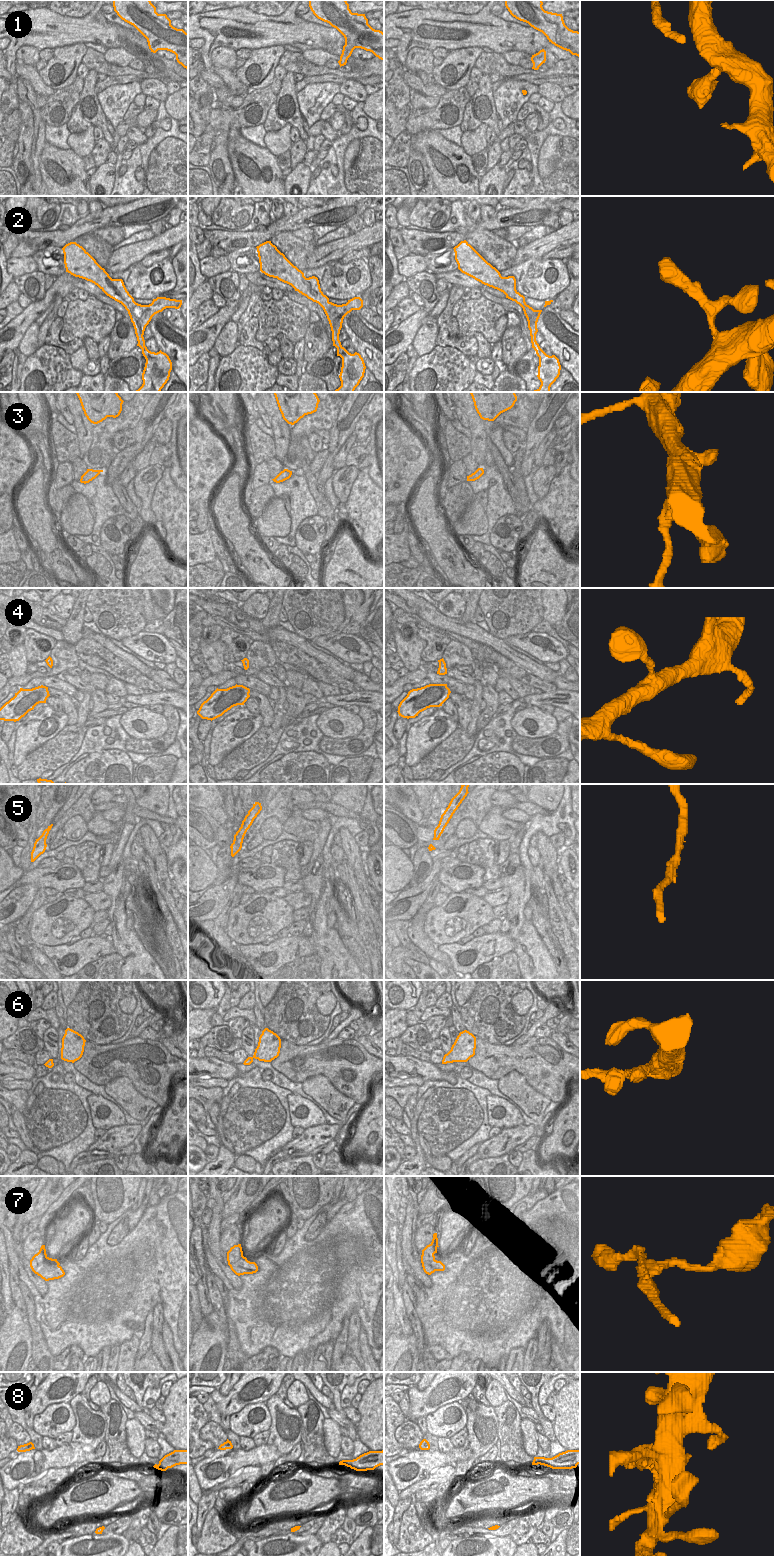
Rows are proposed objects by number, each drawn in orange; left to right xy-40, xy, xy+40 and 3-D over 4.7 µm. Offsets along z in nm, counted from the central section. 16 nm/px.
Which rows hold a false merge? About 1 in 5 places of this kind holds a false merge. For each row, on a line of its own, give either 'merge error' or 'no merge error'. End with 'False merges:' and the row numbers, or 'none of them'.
1: no merge error
2: no merge error
3: merge error
4: no merge error
5: no merge error
6: no merge error
7: merge error
8: no merge error
False merges: 3, 7

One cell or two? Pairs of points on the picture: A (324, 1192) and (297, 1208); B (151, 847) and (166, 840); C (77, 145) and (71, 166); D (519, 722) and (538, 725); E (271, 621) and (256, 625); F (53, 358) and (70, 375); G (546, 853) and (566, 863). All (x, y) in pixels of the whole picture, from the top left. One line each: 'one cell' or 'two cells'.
A: one cell
B: two cells
C: two cells
D: one cell
E: two cells
F: one cell
G: two cells

